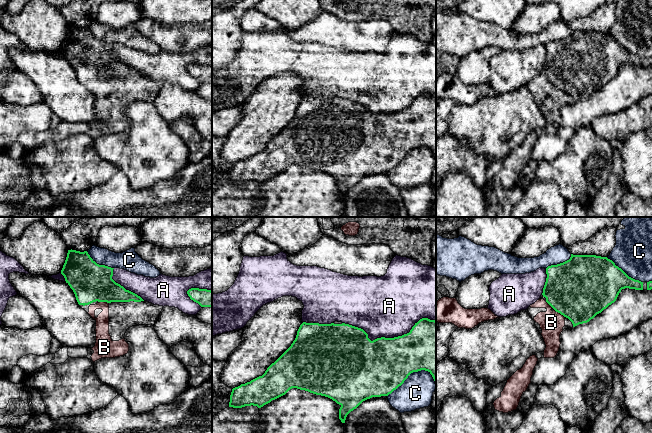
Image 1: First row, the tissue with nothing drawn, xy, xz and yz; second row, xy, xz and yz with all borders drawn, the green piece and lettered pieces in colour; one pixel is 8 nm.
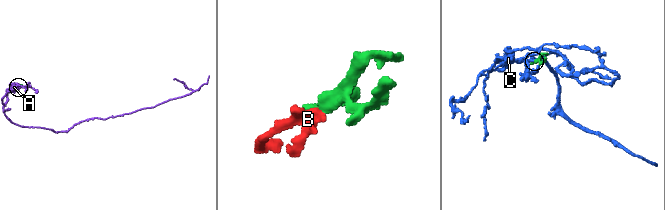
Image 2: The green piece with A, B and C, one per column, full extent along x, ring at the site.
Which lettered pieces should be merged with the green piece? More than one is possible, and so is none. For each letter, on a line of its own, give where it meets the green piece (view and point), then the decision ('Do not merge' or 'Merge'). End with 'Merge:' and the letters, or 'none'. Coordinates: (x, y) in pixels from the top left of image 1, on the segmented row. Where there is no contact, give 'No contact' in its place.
A: Touches green at xz (388, 338). Do not merge
B: Touches green at yz (559, 312). Do not merge
C: Touches green at xz (411, 372). Do not merge
Merge: none

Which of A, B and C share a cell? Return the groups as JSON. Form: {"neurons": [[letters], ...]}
{"neurons": [["A"], ["B"], ["C"]]}

